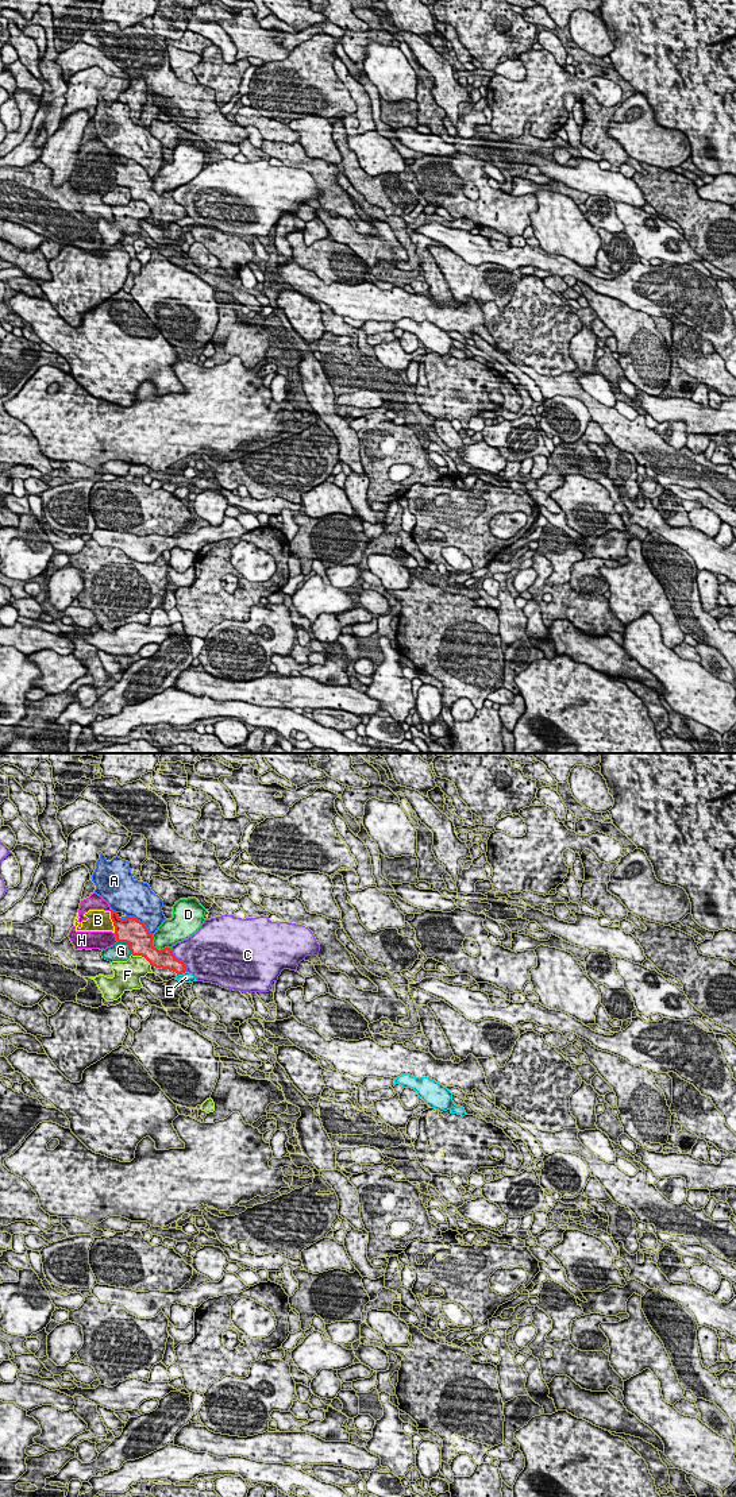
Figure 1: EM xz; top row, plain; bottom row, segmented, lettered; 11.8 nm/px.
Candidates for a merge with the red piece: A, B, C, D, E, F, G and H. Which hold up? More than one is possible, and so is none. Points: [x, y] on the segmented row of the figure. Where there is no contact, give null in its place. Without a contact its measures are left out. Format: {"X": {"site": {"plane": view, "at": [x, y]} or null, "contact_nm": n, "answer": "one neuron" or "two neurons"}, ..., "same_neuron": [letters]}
{"A": {"site": {"plane": "xz", "at": [137, 919]}, "contact_nm": 440, "answer": "two neurons"}, "B": {"site": {"plane": "xz", "at": [112, 921]}, "contact_nm": 280, "answer": "two neurons"}, "C": {"site": {"plane": "xz", "at": [178, 960]}, "contact_nm": 340, "answer": "two neurons"}, "D": {"site": {"plane": "xz", "at": [155, 948]}, "contact_nm": 300, "answer": "two neurons"}, "E": {"site": {"plane": "xz", "at": [181, 973]}, "contact_nm": 140, "answer": "two neurons"}, "F": {"site": {"plane": "xz", "at": [142, 956]}, "contact_nm": 300, "answer": "two neurons"}, "G": {"site": {"plane": "xz", "at": [127, 942]}, "contact_nm": 240, "answer": "two neurons"}, "H": {"site": {"plane": "xz", "at": [115, 936]}, "contact_nm": 120, "answer": "two neurons"}, "same_neuron": []}

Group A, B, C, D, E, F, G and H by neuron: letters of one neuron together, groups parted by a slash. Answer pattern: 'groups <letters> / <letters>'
groups A / B H / C / D / E / F / G

